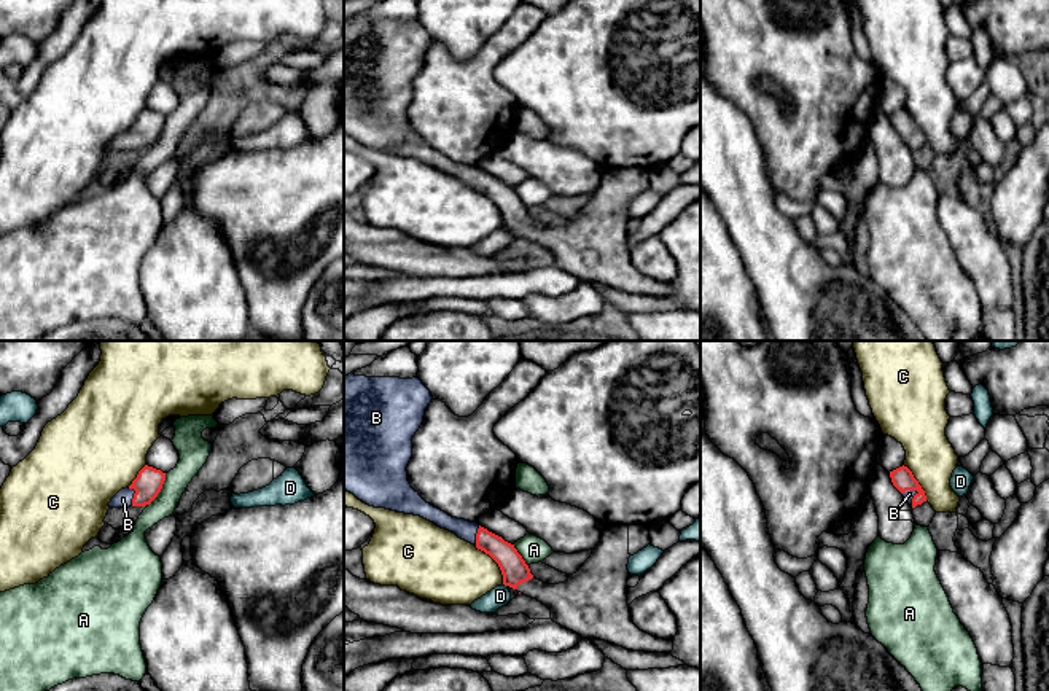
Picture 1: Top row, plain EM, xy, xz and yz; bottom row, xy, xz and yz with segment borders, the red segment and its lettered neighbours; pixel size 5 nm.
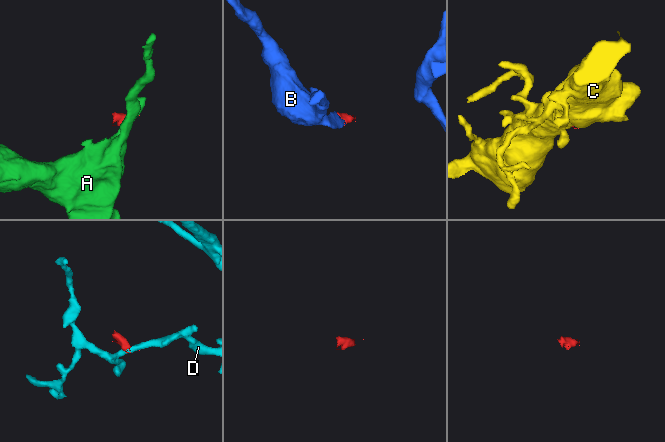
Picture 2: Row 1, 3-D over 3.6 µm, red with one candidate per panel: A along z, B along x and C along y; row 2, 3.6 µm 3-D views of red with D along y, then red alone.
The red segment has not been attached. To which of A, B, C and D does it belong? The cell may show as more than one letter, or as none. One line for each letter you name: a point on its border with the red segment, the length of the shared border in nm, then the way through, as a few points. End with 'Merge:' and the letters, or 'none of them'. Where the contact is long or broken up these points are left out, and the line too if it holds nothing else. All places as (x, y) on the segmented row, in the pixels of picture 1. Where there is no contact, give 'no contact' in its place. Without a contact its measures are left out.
B: meets red in xy at (134, 495); contact 100 nm long; runs through xy (148, 483), (134, 495), (123, 499)
Merge: B

